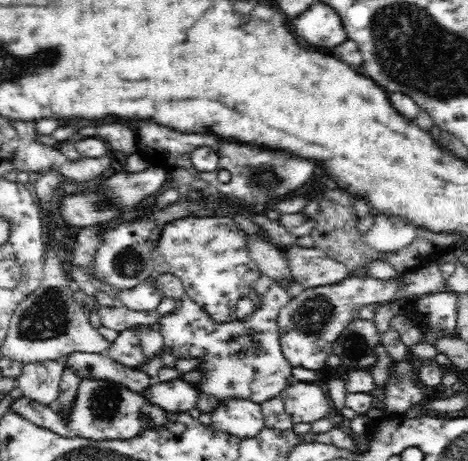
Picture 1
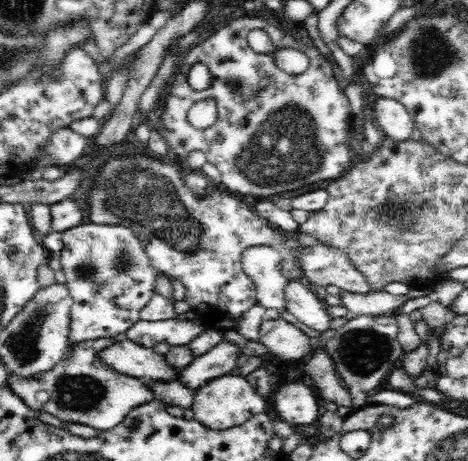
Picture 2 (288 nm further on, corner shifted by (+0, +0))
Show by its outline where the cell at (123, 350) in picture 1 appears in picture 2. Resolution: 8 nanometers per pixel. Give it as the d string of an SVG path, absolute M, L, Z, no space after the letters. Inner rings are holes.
M194 318L190 320L160 320L160 322L136 322L128 332L128 340L142 344L146 348L154 348L162 342L172 346L188 346L192 340L196 340L202 332L206 332L206 324Z

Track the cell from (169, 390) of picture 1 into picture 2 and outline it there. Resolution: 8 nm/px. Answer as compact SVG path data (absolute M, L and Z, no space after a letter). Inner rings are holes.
M222 340L210 352L198 356L190 366L186 366L180 372L180 384L186 384L186 388L190 390L198 390L204 386L204 382L234 372L238 368L240 356L242 356L242 346Z

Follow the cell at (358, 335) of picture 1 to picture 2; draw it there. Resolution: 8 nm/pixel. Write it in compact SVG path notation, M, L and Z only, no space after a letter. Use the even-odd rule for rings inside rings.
M352 316L336 330L332 340L324 346L336 364L336 372L352 396L352 412L366 408L366 396L380 386L380 382L400 366L406 352L398 344L398 320L394 316Z

